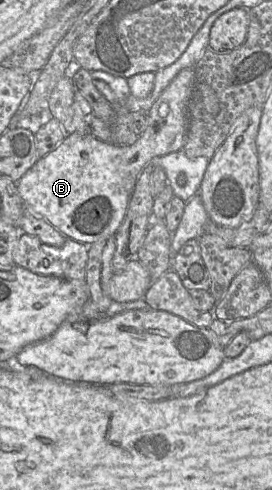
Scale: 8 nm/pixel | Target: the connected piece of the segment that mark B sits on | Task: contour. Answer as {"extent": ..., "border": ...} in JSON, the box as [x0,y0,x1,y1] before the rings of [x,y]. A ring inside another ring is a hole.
{"extent":[17,68,194,246],"border":[[[185,68],[181,70],[176,77],[170,82],[170,84],[164,89],[159,98],[155,101],[153,106],[148,112],[148,125],[144,133],[134,142],[132,145],[117,145],[114,143],[107,143],[99,140],[91,133],[72,133],[66,136],[66,138],[49,154],[45,157],[40,158],[17,182],[18,193],[25,205],[25,208],[29,209],[31,212],[39,217],[45,219],[53,227],[55,227],[59,232],[61,232],[66,238],[75,240],[77,242],[84,243],[89,246],[99,240],[106,239],[111,235],[114,235],[122,224],[129,200],[135,188],[137,179],[149,163],[155,162],[156,160],[164,155],[172,152],[181,151],[185,144],[186,133],[188,129],[188,114],[187,114],[187,104],[189,96],[192,90],[192,84],[194,80],[194,69]]]}

